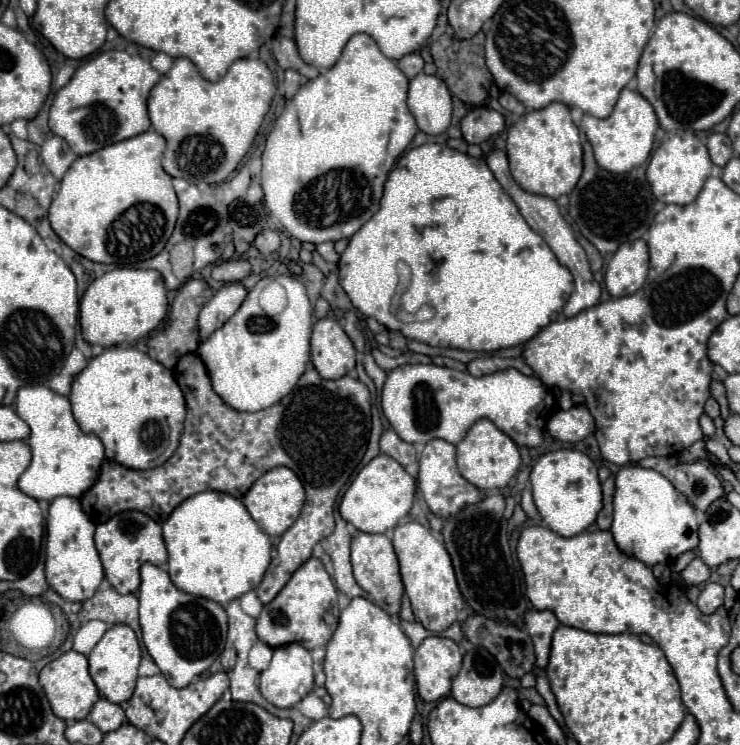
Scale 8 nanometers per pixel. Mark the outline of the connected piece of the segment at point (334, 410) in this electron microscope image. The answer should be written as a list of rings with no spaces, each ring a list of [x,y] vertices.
[[[198,354],[182,356],[178,360],[178,364],[174,366],[174,376],[176,376],[180,388],[184,390],[186,408],[188,408],[184,432],[182,432],[176,452],[164,464],[150,468],[150,470],[132,470],[132,468],[126,468],[112,460],[104,460],[96,484],[80,498],[82,510],[88,514],[88,518],[94,524],[106,522],[108,518],[112,518],[114,514],[124,512],[124,510],[144,512],[146,516],[150,516],[152,520],[162,524],[180,502],[184,502],[186,498],[190,498],[198,492],[218,490],[218,492],[226,492],[234,498],[242,498],[244,492],[254,484],[254,480],[258,480],[258,476],[262,476],[270,468],[276,468],[276,466],[290,468],[304,484],[306,504],[304,504],[298,520],[284,532],[284,536],[276,548],[276,556],[272,558],[272,562],[264,574],[264,580],[256,588],[258,598],[264,604],[268,604],[284,588],[284,584],[294,574],[294,570],[312,556],[314,544],[318,544],[320,540],[324,540],[326,536],[330,536],[334,532],[334,514],[332,512],[334,512],[338,492],[350,480],[350,476],[356,472],[356,468],[368,448],[370,392],[368,392],[366,384],[362,384],[360,380],[356,380],[348,374],[338,380],[324,380],[318,376],[316,370],[306,370],[302,374],[302,378],[298,380],[296,388],[288,396],[284,396],[278,404],[264,408],[260,412],[248,414],[248,412],[238,412],[222,402],[222,398],[212,390],[206,366]]]

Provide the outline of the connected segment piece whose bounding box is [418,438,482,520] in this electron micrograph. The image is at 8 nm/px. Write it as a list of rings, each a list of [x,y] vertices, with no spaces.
[[[434,438],[426,444],[424,452],[420,454],[420,474],[418,474],[418,490],[422,492],[422,498],[428,506],[428,510],[442,520],[446,516],[454,516],[454,512],[460,512],[466,504],[478,504],[482,500],[482,492],[474,488],[468,480],[460,476],[456,470],[456,448],[454,444]]]

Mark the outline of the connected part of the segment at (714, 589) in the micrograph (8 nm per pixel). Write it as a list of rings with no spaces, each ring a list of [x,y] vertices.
[[[708,582],[708,584],[704,586],[704,590],[700,592],[696,606],[698,606],[704,614],[712,614],[716,608],[722,606],[722,600],[724,600],[724,588],[722,588],[720,584]]]

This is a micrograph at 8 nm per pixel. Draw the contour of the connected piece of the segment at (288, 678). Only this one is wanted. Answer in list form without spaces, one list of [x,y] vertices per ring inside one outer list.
[[[302,644],[276,648],[270,666],[260,674],[260,692],[276,708],[292,708],[312,688],[312,658]]]

